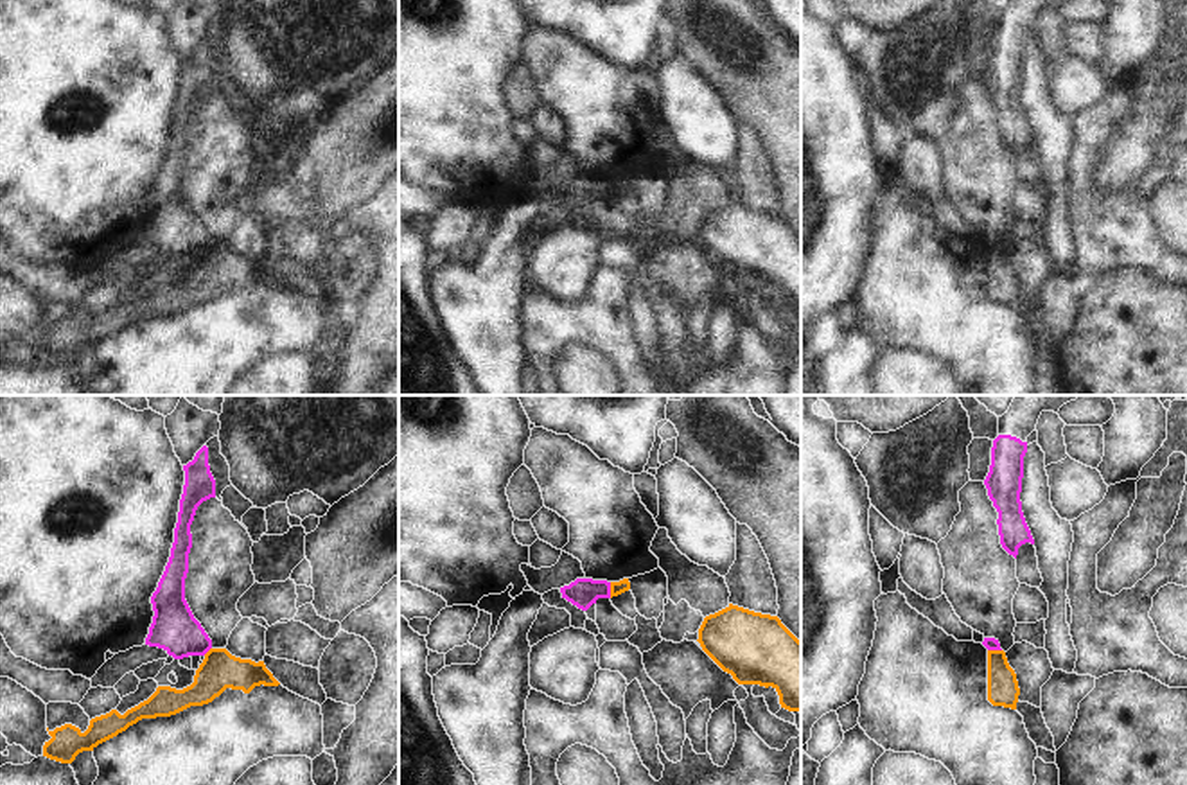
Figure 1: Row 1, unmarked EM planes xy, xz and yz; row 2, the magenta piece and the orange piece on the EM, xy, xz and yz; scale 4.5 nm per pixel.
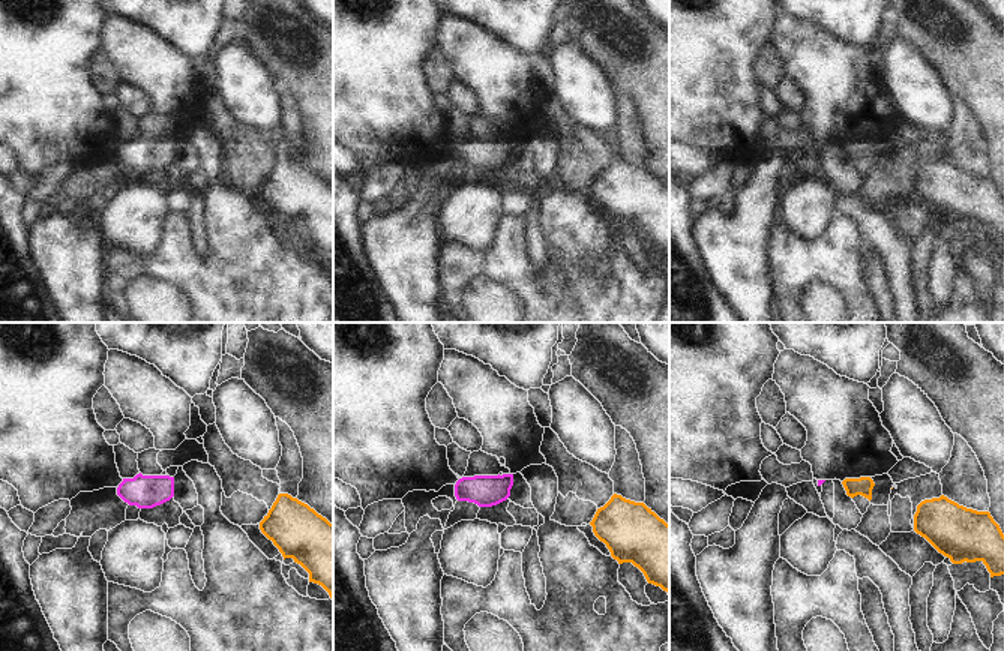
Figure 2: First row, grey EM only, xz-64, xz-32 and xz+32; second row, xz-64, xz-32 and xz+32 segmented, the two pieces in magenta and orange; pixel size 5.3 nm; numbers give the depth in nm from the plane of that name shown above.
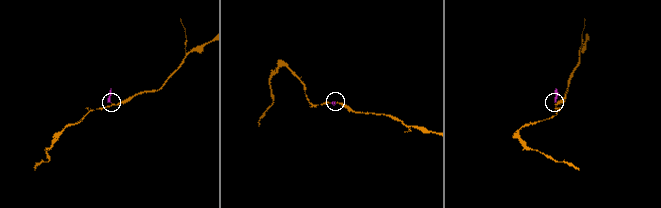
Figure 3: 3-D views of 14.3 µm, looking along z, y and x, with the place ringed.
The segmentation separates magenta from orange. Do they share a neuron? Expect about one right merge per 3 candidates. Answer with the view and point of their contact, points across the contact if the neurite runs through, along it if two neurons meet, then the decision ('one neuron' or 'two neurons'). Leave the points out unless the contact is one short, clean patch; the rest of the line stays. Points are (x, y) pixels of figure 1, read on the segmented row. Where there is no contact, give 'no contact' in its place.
contact xz (609, 590); border xz (609, 582), (611, 597); two neurons

